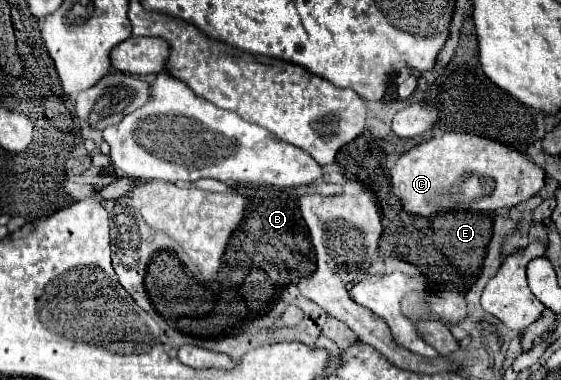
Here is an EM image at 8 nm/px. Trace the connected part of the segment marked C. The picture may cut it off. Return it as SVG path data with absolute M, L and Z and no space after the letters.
M441 133L399 157L397 165L391 171L391 187L399 197L403 207L415 215L427 215L429 211L449 207L447 199L451 187L469 175L491 177L495 189L489 197L473 201L473 209L493 211L493 209L511 208L533 197L545 185L545 171L533 163L527 155L511 149L499 141L491 141L471 133Z

